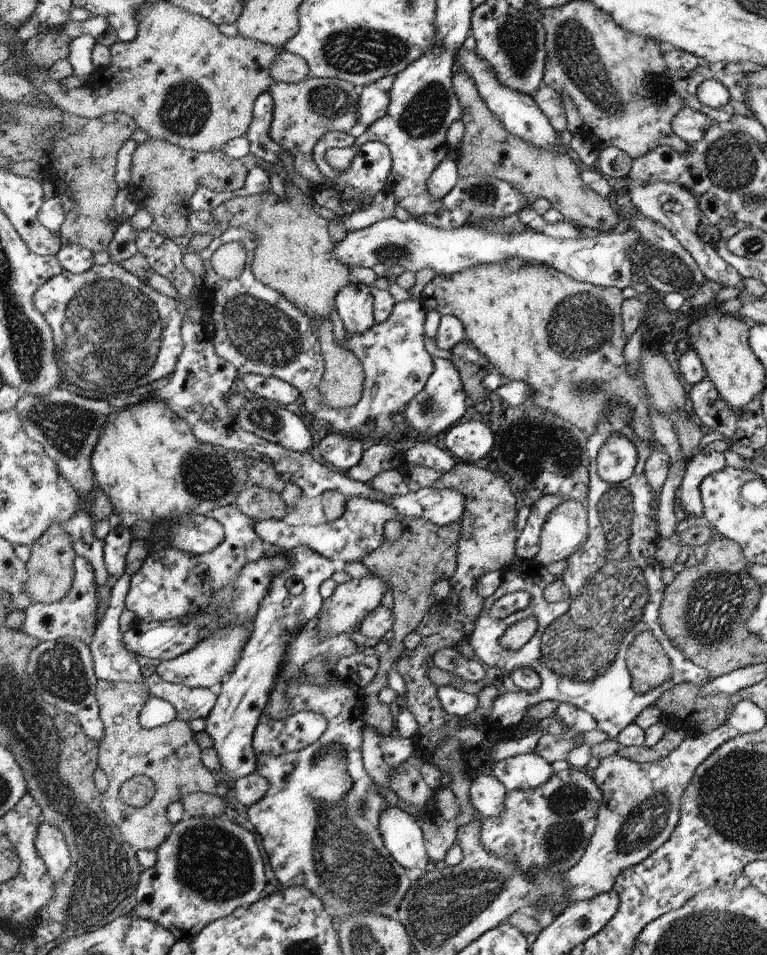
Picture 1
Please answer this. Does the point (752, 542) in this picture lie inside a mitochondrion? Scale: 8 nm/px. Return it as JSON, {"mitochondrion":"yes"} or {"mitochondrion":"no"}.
{"mitochondrion":"no"}

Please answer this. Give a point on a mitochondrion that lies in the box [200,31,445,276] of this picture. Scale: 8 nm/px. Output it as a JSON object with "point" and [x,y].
{"point":[329,100]}

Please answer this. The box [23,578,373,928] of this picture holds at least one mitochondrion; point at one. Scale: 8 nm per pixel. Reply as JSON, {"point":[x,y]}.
{"point":[214,863]}

